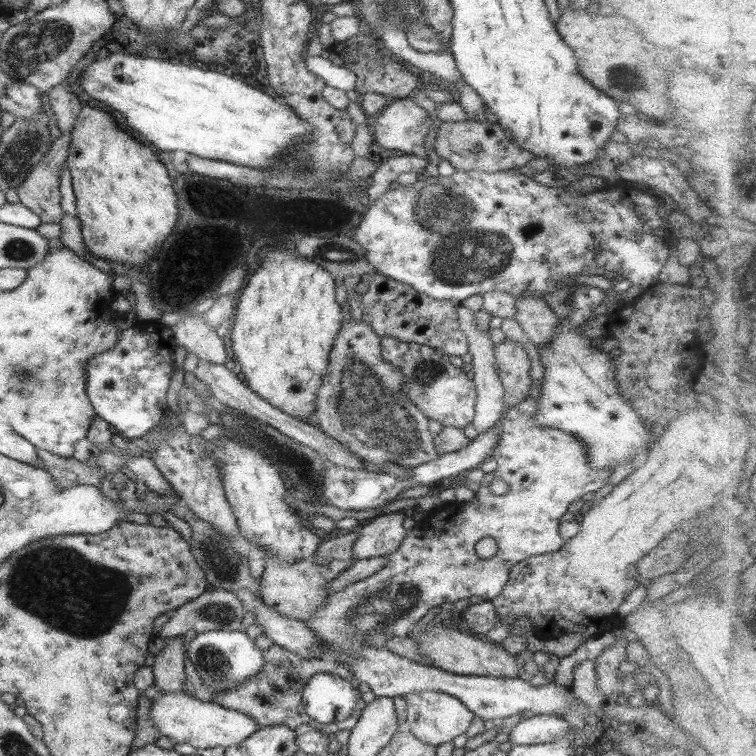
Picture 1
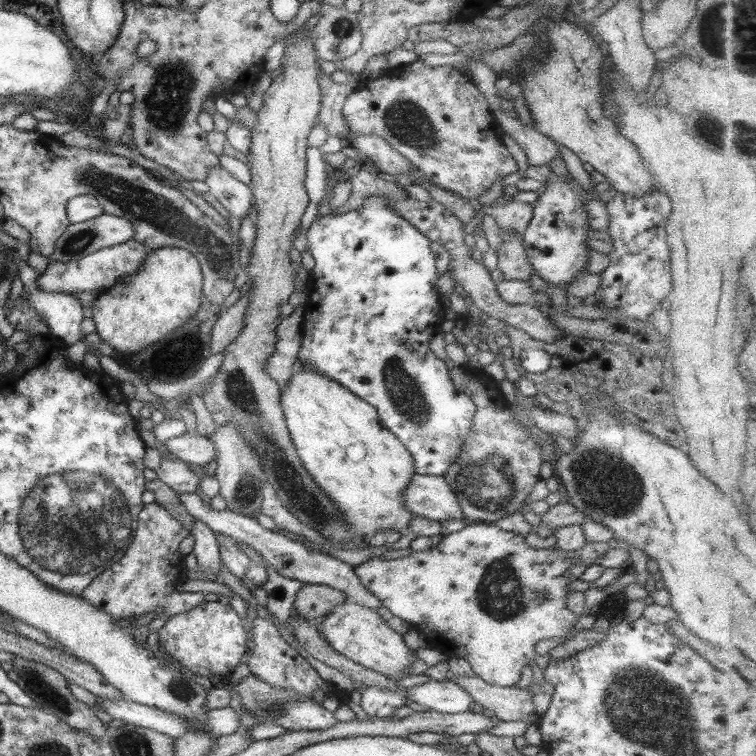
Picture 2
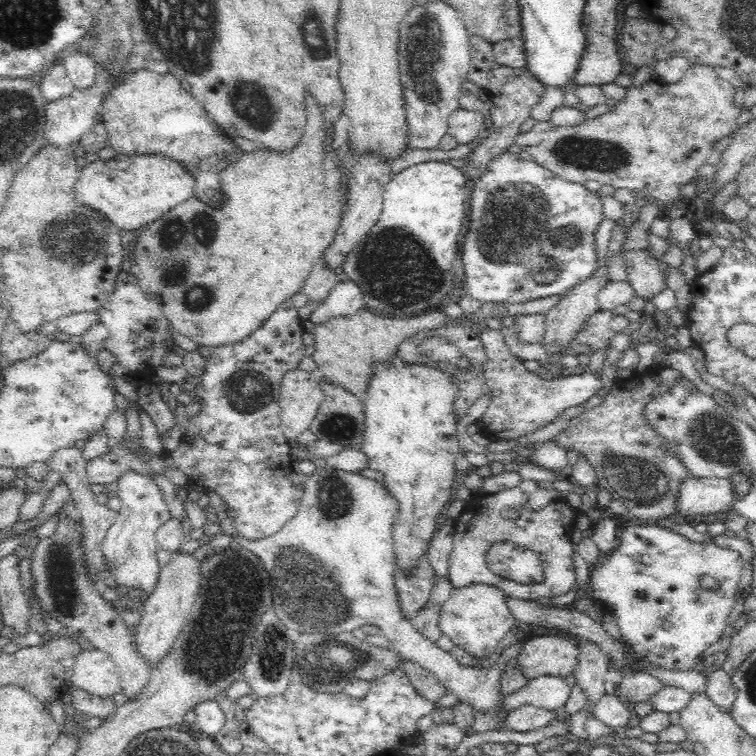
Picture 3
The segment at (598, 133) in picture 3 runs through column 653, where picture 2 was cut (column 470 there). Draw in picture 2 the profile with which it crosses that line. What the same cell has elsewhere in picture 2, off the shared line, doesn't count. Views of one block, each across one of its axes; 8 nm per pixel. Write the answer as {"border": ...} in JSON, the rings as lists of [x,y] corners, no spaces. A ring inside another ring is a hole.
{"border":[[[416,60],[412,64],[396,67],[393,70],[383,71],[376,79],[369,79],[368,82],[362,84],[360,90],[353,92],[344,103],[342,114],[348,123],[351,136],[378,136],[382,140],[386,140],[401,156],[404,156],[414,166],[418,174],[422,175],[426,180],[431,181],[446,191],[452,191],[453,194],[460,195],[464,200],[471,202],[491,188],[492,184],[500,181],[509,174],[519,171],[512,154],[502,143],[502,130],[495,119],[492,111],[491,101],[489,101],[481,90],[473,83],[470,75],[455,68],[453,65],[443,65],[440,67],[431,67],[422,60]]]}

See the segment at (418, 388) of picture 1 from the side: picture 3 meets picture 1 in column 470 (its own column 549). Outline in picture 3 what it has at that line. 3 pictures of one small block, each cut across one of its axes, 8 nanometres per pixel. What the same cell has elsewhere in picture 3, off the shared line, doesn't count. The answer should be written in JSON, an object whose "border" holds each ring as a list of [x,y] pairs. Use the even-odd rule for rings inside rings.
{"border":[[[487,327],[478,337],[487,354],[482,368],[491,391],[491,403],[477,426],[480,434],[491,441],[514,440],[533,433],[558,419],[566,408],[584,404],[602,390],[603,382],[589,371],[564,377],[552,377],[543,370],[530,372],[523,361],[510,352],[499,330]]]}

